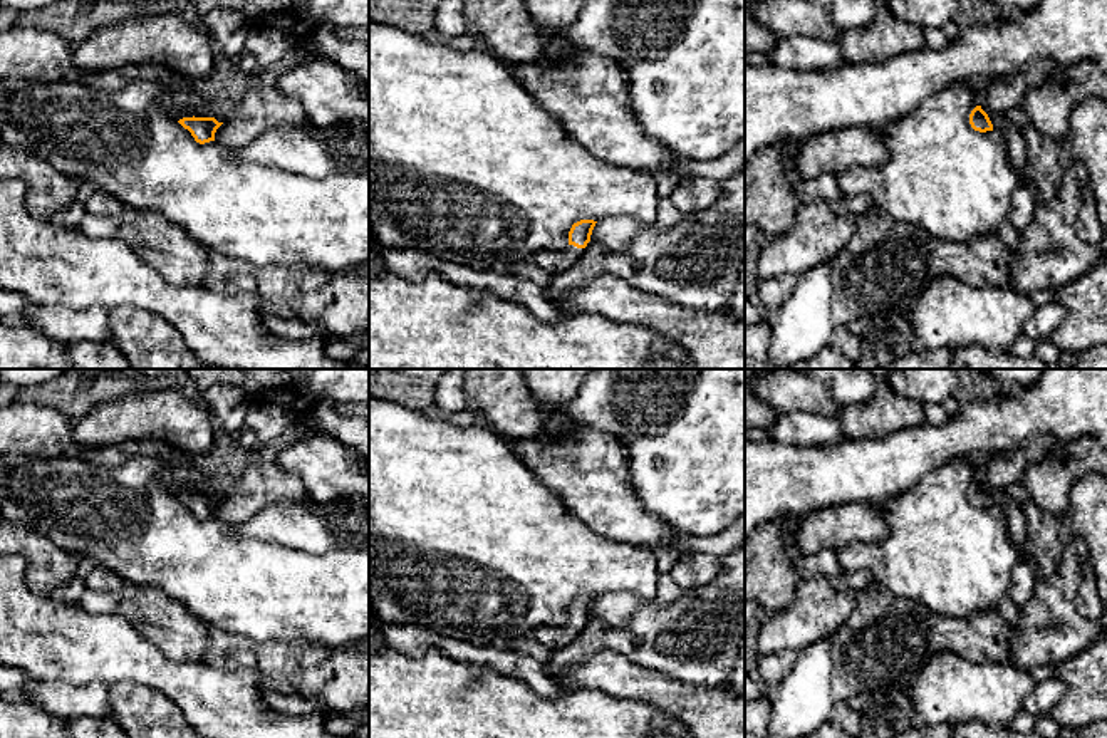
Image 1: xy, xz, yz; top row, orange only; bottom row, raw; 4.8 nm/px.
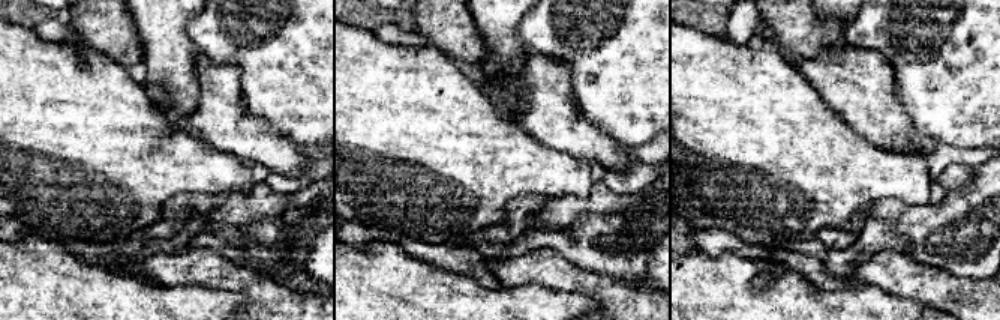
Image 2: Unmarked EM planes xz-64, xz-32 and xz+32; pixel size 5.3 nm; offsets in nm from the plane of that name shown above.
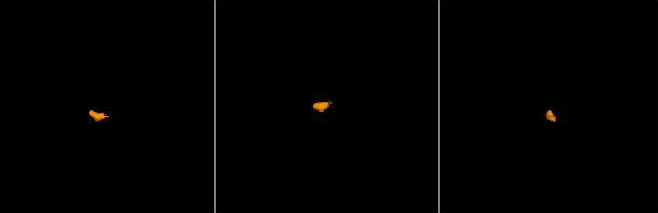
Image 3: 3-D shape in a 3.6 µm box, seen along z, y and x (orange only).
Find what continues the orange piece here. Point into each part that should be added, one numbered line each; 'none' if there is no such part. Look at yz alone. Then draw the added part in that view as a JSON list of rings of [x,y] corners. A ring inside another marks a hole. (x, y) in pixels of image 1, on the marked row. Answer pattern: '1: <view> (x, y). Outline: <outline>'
1: yz (1023, 202). Outline: [[[988,112],[993,131],[1000,133],[1006,143],[1010,163],[1020,176],[1020,186],[1011,200],[1011,216],[1005,226],[1010,238],[1020,238],[1033,220],[1038,206],[1033,183],[1025,176],[1026,144],[1021,131],[1001,112]]]

